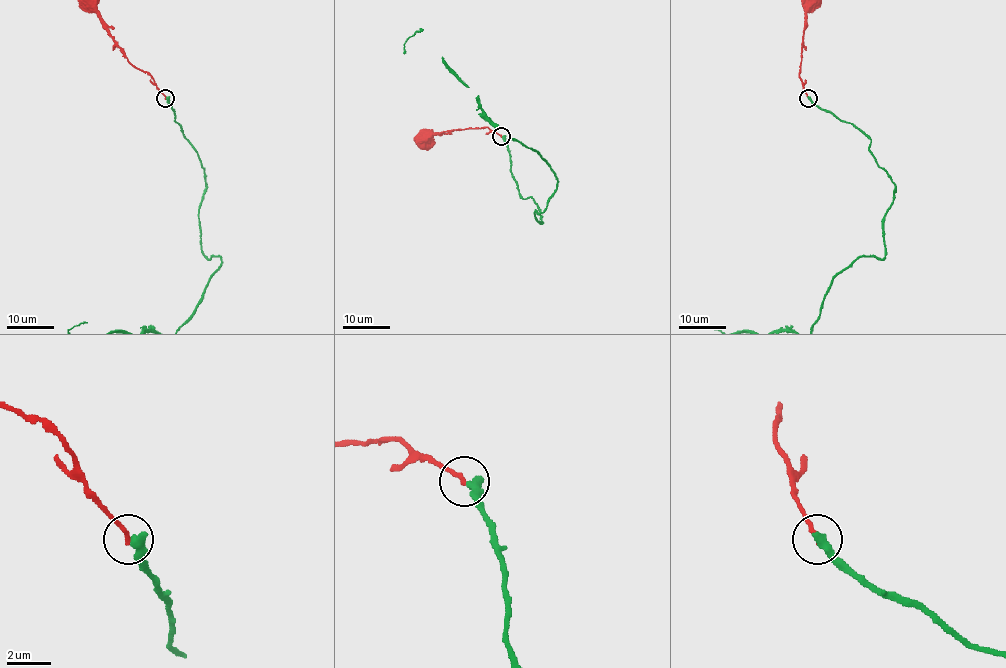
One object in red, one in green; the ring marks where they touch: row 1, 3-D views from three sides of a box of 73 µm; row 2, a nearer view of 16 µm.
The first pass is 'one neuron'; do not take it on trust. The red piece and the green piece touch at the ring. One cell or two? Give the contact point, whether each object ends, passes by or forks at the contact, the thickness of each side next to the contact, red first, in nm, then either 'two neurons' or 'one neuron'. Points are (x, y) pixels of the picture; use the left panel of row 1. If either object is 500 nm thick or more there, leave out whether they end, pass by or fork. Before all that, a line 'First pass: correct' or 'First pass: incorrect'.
First pass: incorrect
(165, 98) | red ends | green ends | 220/480 nm | two neurons

